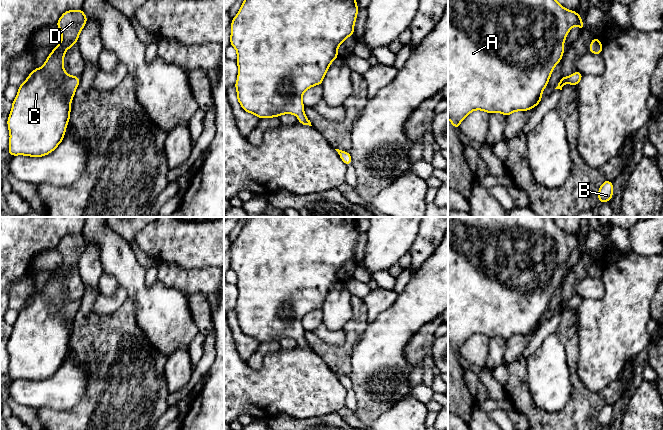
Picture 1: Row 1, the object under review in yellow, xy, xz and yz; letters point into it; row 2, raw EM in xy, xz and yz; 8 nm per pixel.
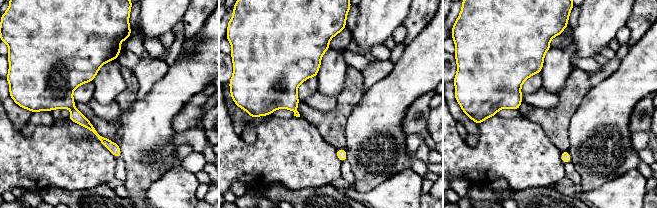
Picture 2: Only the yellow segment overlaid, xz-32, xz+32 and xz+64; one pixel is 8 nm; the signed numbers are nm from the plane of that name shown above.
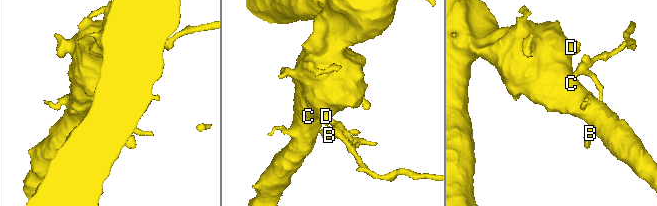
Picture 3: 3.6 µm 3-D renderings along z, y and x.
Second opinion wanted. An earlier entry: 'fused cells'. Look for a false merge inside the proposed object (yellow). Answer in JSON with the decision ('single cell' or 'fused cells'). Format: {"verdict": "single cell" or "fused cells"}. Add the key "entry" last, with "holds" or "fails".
{"verdict": "single cell", "entry": "fails"}

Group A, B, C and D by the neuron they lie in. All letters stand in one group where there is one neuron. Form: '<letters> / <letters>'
A B C D

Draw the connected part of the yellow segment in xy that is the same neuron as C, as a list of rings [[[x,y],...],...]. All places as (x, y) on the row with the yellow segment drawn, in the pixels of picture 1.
[[[81,9],[65,11],[56,23],[62,33],[62,40],[53,48],[43,66],[36,67],[18,87],[7,120],[10,156],[43,157],[54,151],[64,139],[70,120],[71,101],[80,83],[80,77],[67,74],[63,61],[65,52],[78,43],[78,37],[86,23],[87,16]]]

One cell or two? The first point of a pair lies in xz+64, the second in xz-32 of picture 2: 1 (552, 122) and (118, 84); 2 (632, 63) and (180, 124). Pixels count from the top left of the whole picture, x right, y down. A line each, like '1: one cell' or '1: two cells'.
1: two cells
2: two cells

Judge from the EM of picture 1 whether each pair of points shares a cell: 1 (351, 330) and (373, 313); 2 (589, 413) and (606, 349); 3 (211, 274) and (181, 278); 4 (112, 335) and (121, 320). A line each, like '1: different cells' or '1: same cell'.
1: different cells
2: different cells
3: same cell
4: same cell

